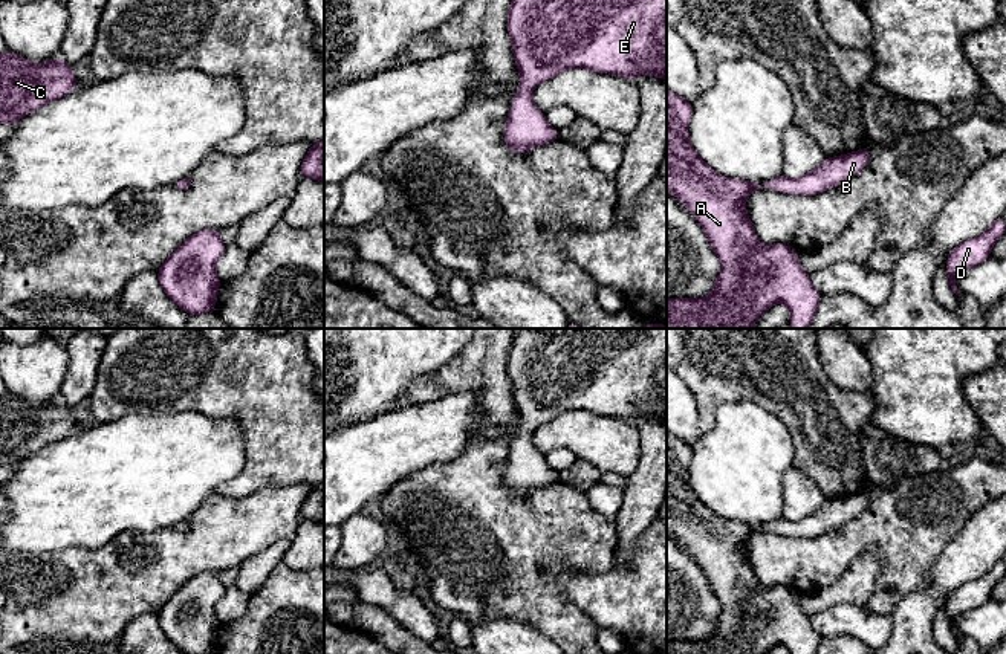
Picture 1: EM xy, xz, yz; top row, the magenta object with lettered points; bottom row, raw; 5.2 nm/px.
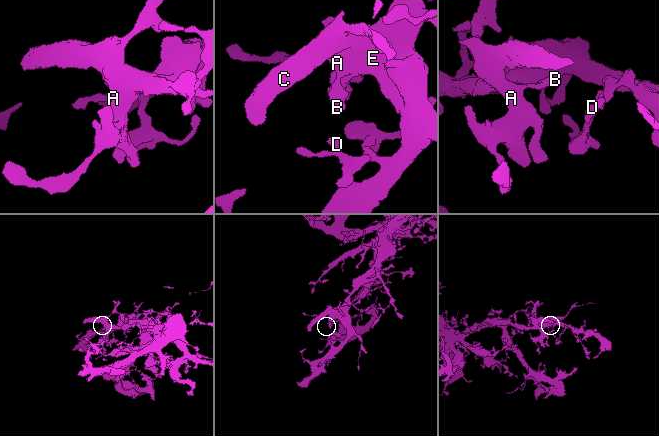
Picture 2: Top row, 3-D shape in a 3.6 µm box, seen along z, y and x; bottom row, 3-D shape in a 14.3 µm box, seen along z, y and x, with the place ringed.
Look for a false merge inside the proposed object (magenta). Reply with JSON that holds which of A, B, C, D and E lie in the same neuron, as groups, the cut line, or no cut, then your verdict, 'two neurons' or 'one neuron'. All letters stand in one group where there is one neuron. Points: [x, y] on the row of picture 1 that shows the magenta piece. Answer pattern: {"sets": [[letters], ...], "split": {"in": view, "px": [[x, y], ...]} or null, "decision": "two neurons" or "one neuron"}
{"sets": [["A", "B", "C", "D", "E"]], "split": null, "decision": "one neuron"}

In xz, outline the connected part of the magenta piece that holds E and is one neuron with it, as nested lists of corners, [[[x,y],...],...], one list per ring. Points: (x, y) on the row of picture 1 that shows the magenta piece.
[[[512,0],[506,26],[520,72],[520,90],[511,101],[505,124],[505,144],[512,153],[527,153],[560,139],[560,131],[547,124],[531,95],[535,86],[567,69],[587,69],[631,79],[647,73],[667,79],[667,0]]]

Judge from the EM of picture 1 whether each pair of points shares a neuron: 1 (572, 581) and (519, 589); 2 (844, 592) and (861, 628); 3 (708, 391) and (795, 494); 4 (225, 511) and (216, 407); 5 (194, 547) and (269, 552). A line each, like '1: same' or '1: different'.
1: different
2: different
3: different
4: different
5: different

